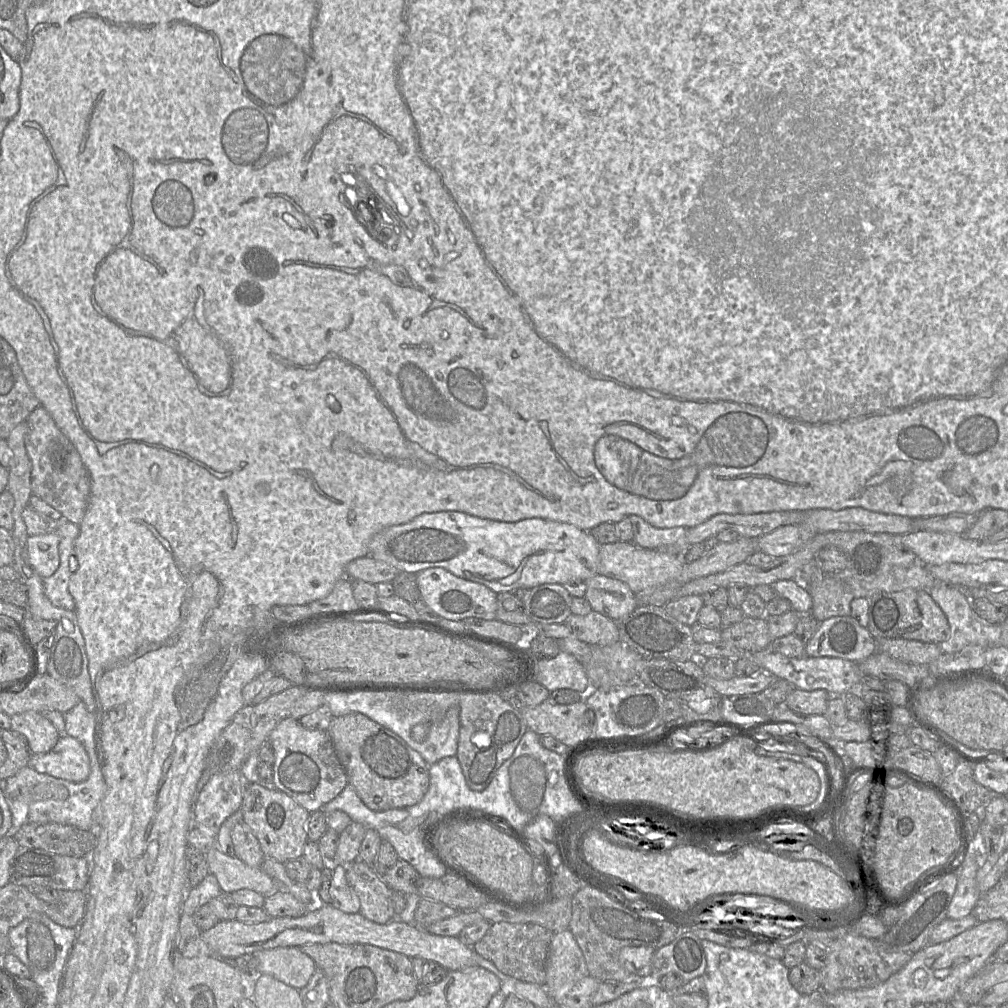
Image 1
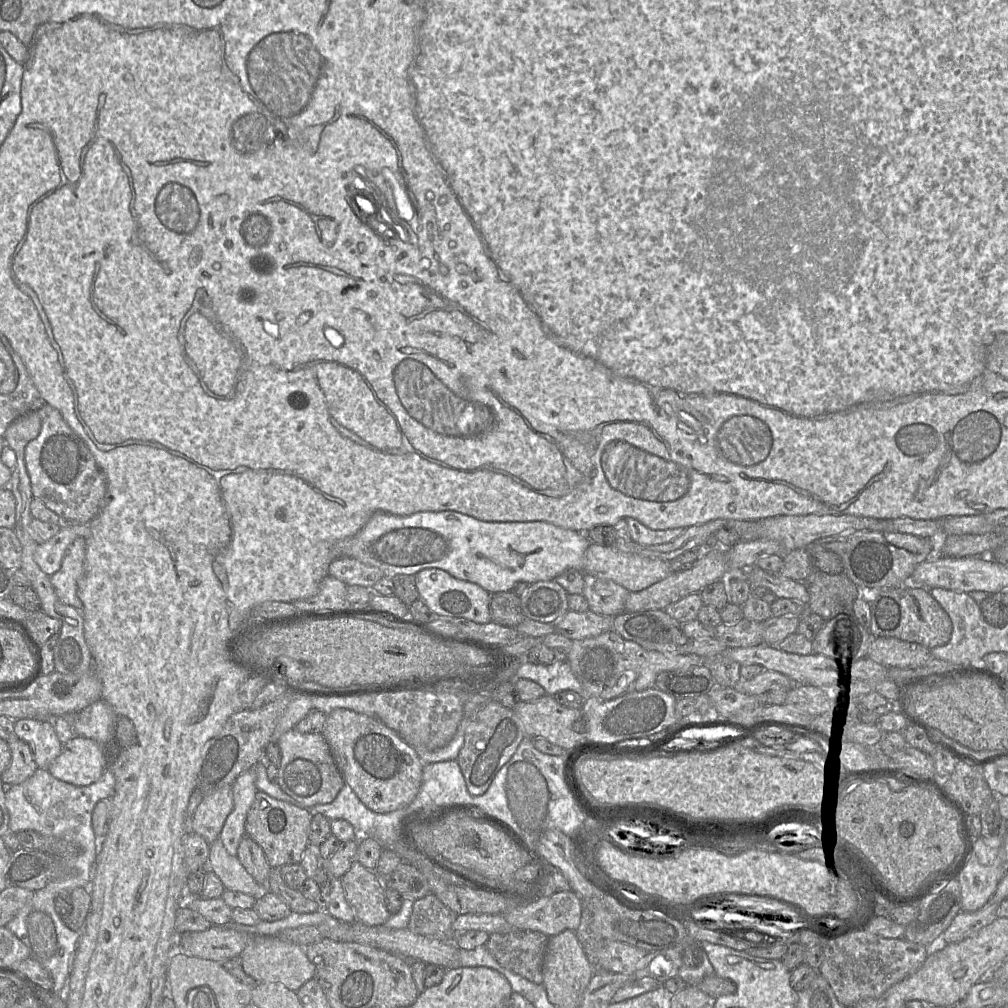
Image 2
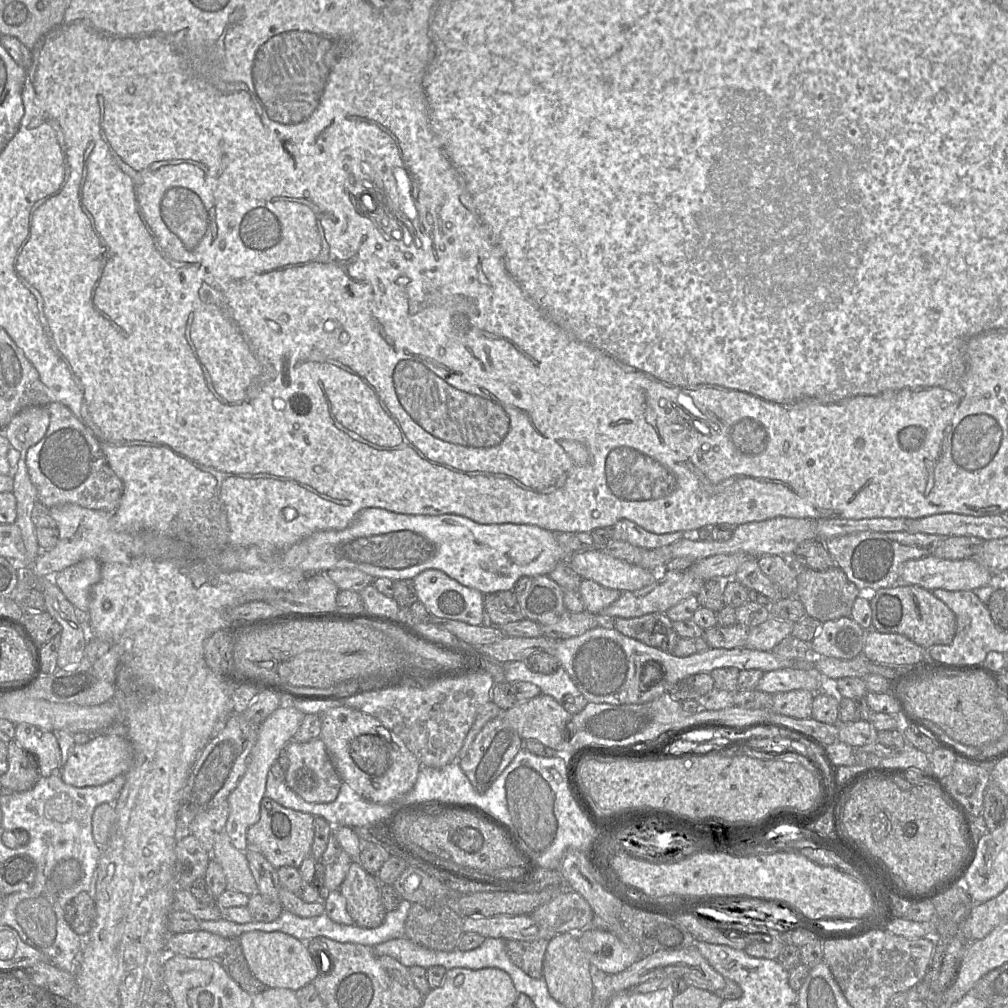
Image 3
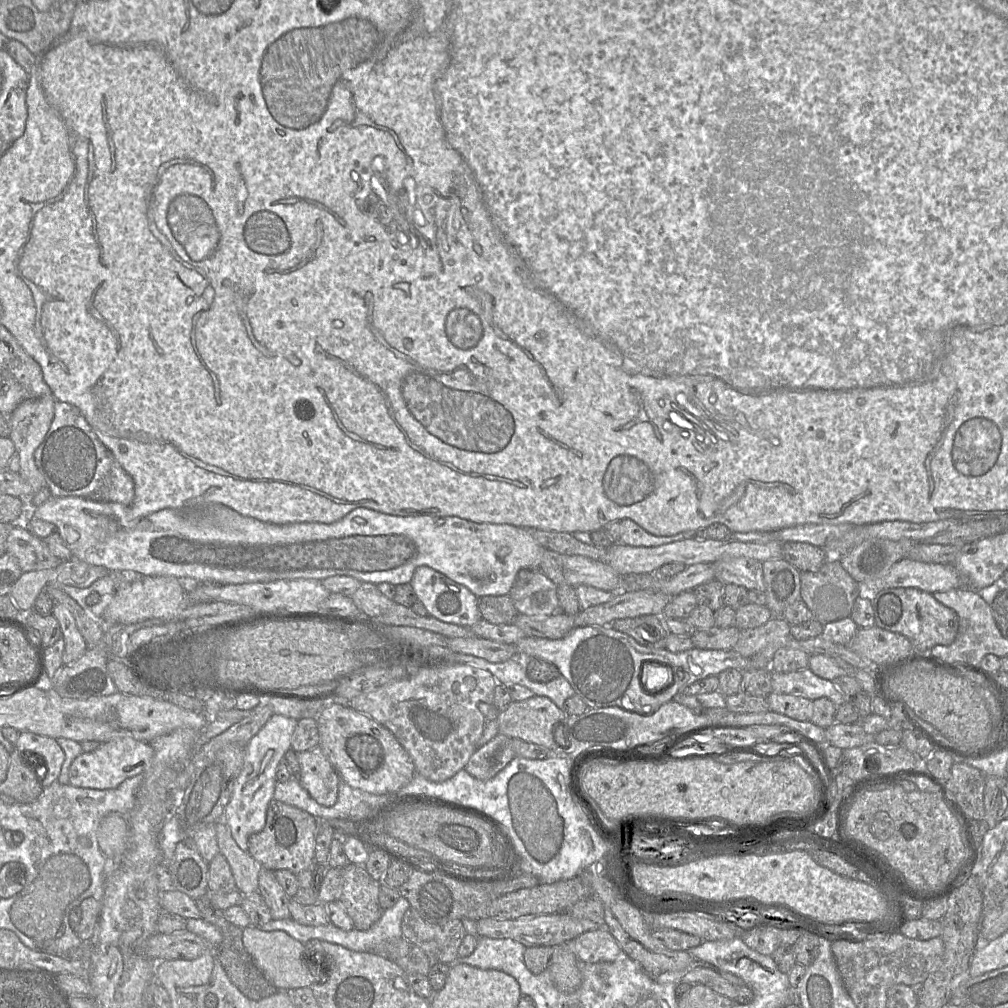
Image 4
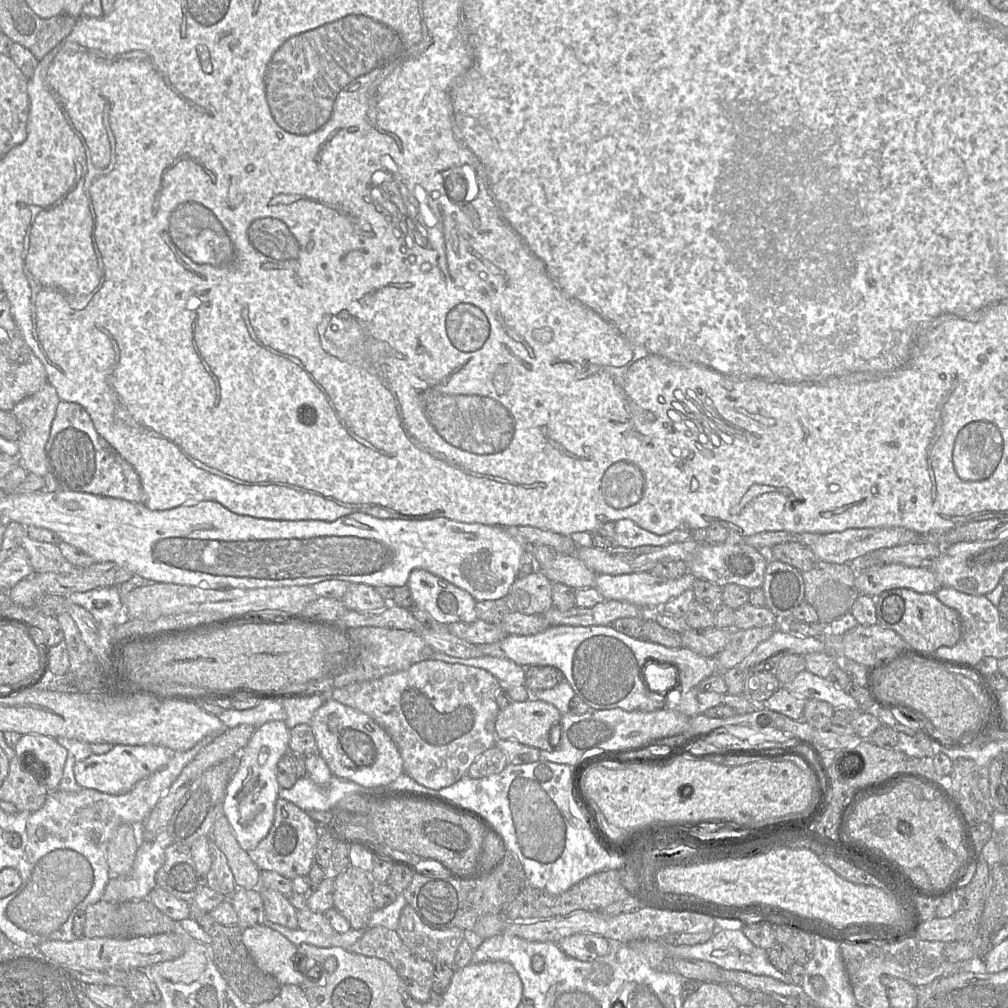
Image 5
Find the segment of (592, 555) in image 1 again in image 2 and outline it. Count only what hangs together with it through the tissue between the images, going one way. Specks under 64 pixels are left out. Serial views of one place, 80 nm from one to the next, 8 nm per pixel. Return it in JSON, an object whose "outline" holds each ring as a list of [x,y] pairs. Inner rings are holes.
{"outline":[[[421,511],[407,516],[375,512],[354,536],[336,545],[336,557],[355,558],[379,568],[384,577],[416,575],[426,568],[439,568],[455,578],[476,583],[490,594],[511,591],[518,582],[551,581],[568,569],[583,569],[583,558],[591,541],[585,532],[562,528],[546,521],[482,521],[456,511]]]}

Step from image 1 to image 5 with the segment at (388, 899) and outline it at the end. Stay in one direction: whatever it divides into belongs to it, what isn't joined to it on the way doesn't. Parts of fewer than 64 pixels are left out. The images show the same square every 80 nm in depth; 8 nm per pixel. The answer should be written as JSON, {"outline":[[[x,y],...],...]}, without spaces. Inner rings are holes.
{"outline":[[[350,866],[334,875],[334,908],[349,922],[353,930],[368,924],[375,911],[370,874]]]}

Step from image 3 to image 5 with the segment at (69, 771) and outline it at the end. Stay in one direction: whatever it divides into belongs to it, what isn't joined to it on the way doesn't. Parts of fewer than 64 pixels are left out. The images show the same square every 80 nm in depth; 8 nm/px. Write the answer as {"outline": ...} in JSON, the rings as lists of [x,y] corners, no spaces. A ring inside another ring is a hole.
{"outline":[[[116,744],[105,754],[92,754],[77,762],[74,775],[76,782],[83,788],[110,795],[122,795],[129,792],[137,782],[167,765],[174,753],[175,751],[162,746]]]}

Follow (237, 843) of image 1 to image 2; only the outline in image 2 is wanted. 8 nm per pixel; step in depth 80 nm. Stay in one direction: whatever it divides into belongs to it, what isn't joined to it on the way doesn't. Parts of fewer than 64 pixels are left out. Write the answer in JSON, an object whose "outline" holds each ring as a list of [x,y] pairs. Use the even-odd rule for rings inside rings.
{"outline":[[[248,835],[241,839],[236,857],[245,870],[262,887],[267,888],[271,867],[261,847]]]}

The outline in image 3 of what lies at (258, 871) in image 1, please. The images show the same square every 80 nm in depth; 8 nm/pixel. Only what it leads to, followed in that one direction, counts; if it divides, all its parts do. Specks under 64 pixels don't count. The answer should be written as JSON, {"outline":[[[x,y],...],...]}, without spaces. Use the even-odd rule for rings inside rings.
{"outline":[[[225,830],[221,831],[215,838],[211,859],[222,867],[227,890],[235,890],[247,896],[258,892],[245,852],[238,851],[232,845]]]}

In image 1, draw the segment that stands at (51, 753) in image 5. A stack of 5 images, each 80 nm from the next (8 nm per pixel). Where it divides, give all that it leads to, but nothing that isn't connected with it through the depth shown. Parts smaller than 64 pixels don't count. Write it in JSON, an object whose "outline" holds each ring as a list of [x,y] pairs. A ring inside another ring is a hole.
{"outline":[[[27,711],[10,717],[11,729],[21,733],[27,740],[32,754],[50,751],[59,739],[59,732],[44,714]]]}

